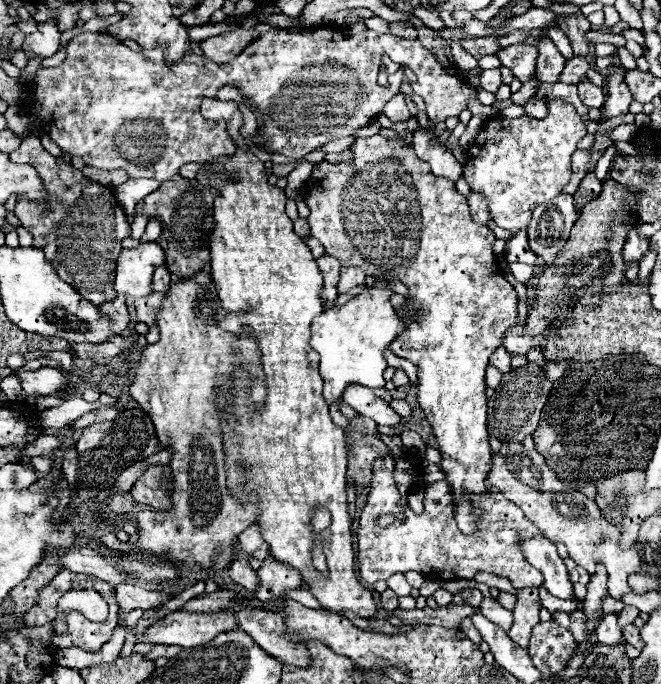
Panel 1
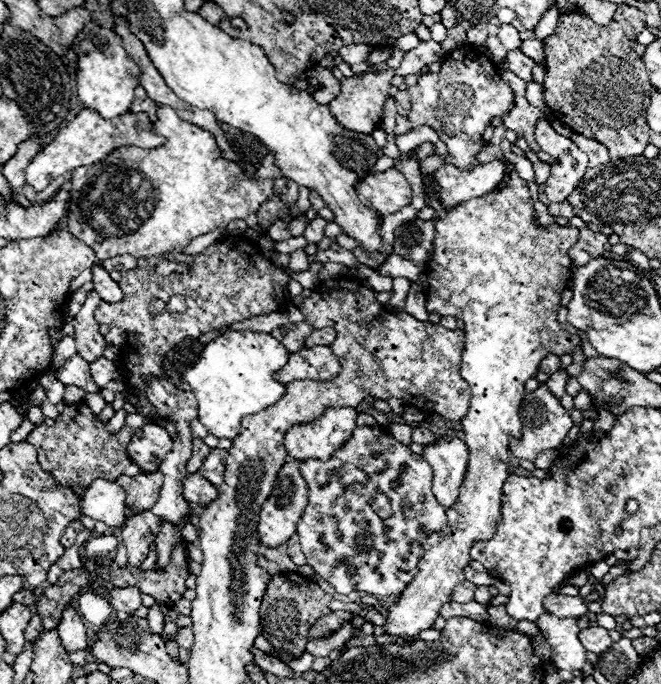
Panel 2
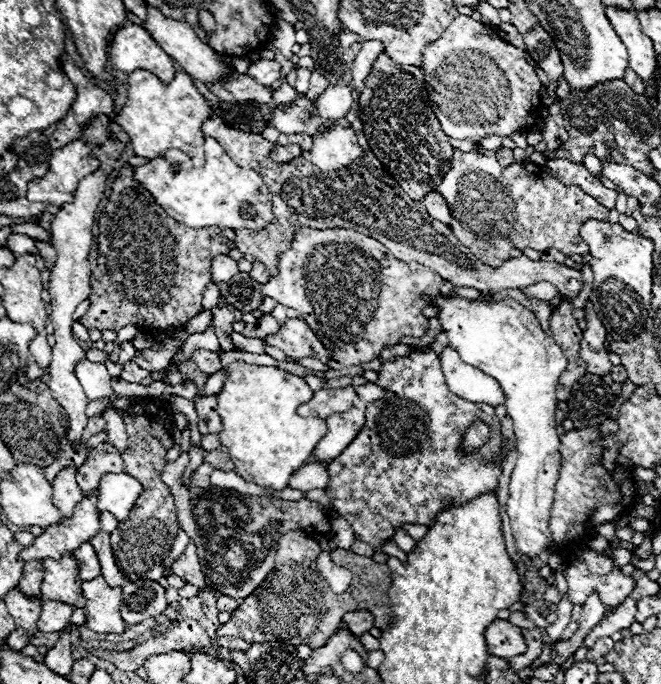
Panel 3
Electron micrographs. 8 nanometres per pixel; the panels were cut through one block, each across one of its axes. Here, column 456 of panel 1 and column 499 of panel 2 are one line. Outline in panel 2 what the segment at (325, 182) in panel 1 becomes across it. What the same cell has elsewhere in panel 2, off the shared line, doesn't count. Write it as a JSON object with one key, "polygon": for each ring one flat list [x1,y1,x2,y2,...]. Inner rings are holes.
{"polygon":[[514,172,504,190,488,192,480,198,472,198,450,212,442,210,436,198,430,200,430,206,440,212,440,220,434,222,436,238,434,238,434,256,428,264,428,276,432,284,424,290,426,294,426,310,456,316,464,322,466,332,466,348,462,354,460,376,468,382,472,398,468,414,462,418,464,442,470,450,468,472,460,486,458,502,446,510,448,522,446,528,438,534,430,534,422,546,424,556,418,562,418,574,408,584,398,602,388,610,386,616,386,634,400,636,404,642,412,642,418,638,422,630,434,626,434,620,440,616,442,604,450,602,452,590,464,582,464,568,472,562,470,548,474,542,488,540,496,532,496,524,500,522,500,496,502,484,508,478,508,444,510,438,520,438,522,422,520,422,520,404,524,398,524,384,528,378,536,374,540,360,546,354,574,354,580,346,580,338,564,332,556,320,562,292,570,282,572,260,568,250,578,240,578,228,572,226,536,226,532,220,534,208,526,188,526,182]]}

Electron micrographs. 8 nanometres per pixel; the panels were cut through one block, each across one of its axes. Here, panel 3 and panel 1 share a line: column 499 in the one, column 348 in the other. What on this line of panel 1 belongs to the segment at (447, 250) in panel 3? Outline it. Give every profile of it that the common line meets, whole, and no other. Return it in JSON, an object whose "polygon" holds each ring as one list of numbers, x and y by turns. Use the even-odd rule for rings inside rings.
{"polygon":[[342,268,340,270,340,284,338,284,338,292,346,294,350,288,356,288,360,284,366,282,366,274,360,268]]}

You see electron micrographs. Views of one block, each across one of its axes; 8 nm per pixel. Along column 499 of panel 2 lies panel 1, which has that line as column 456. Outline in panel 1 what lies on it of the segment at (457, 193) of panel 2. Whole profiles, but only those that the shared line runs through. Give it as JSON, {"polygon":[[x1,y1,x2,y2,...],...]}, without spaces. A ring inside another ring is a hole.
{"polygon":[[432,128,416,130,412,148,420,160,426,160,432,168,434,176,446,178,450,182,458,182,462,176,462,164,452,156,452,152,446,148,446,144,432,144,430,138,436,138]]}

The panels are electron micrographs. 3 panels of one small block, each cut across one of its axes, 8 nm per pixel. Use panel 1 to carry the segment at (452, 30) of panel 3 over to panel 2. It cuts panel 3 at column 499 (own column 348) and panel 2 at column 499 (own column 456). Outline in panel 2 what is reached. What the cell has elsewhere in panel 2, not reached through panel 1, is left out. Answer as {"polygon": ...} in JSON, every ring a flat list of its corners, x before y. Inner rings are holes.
{"polygon":[[460,46,446,56,440,72,420,76,418,84,408,88,410,94,410,130,418,126,430,126,436,130,440,140,446,144,446,154,450,156,446,164,462,170,472,170,480,166,478,152,484,146,482,134,486,124,494,116,504,116,514,104,514,94,508,84,496,74,490,58,474,46]]}

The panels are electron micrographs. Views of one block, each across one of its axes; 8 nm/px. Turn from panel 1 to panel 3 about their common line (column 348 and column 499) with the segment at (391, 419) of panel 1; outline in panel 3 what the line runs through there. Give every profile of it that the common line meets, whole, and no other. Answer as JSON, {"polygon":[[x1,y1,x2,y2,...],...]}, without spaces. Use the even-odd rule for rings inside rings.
{"polygon":[[450,346,440,356,440,362,442,362,442,372,446,376,446,382,452,394,468,402,480,402,494,408,506,402,506,396,500,390,498,382,490,378,488,374,484,374,482,370,464,364,460,356,456,354,456,350,452,350]]}

